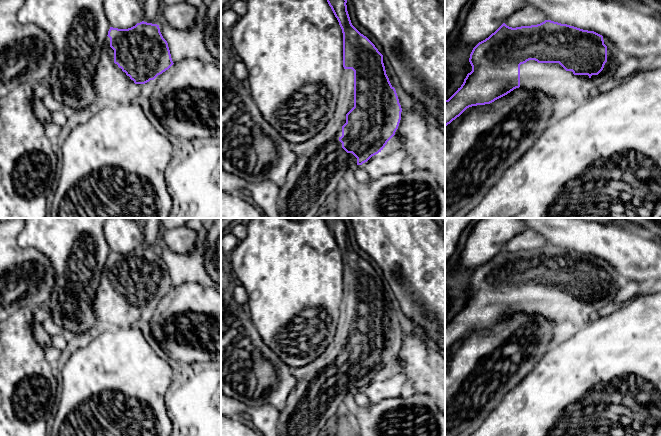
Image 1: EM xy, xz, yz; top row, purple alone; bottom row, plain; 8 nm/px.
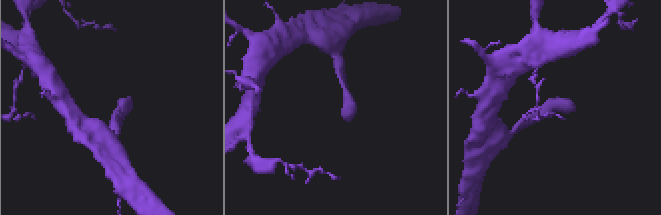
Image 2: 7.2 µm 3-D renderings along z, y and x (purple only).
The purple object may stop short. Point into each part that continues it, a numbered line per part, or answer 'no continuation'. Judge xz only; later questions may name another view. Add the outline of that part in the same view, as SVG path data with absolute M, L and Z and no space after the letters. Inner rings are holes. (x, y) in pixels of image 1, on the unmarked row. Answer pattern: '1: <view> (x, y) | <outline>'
1: xz (316, 400) | M344 293L334 340L322 355L308 365L293 368L296 385L278 416L278 436L321 436L343 409L344 396L357 389L357 382L342 372L339 362L346 338L354 331L354 295Z

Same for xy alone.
1: xy (109, 304) | M107 260L102 270L100 284L93 302L98 319L117 326L129 326L140 319L143 308L135 308L117 288L114 274Z

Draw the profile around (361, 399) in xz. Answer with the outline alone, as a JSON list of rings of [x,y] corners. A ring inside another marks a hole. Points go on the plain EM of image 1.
[[[361,389],[354,390],[354,396],[359,408],[367,408],[372,405],[371,401]]]

